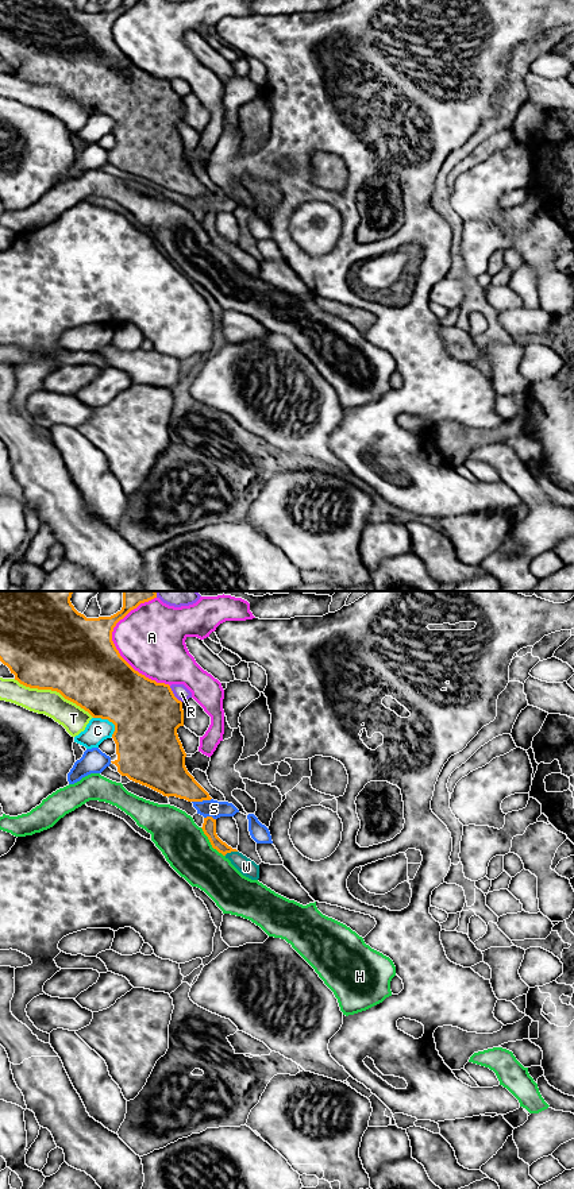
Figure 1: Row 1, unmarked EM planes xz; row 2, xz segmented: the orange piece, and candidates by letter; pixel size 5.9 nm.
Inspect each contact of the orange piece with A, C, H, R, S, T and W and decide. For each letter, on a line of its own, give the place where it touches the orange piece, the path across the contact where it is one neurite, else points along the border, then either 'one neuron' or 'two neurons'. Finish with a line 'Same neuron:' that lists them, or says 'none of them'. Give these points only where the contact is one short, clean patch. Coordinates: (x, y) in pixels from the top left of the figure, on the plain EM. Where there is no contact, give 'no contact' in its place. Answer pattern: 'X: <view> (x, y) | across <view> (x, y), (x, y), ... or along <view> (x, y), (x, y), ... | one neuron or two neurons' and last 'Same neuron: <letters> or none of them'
A: xz (119, 49) | two neurons
C: xz (110, 116) | two neurons
H: xz (211, 239) | two neurons
R: xz (173, 89) | two neurons
S: xz (201, 196) | two neurons
T: xz (54, 85) | two neurons
W: xz (230, 247) | across xz (210, 219), (212, 232), (230, 247), (246, 262) | one neuron
Same neuron: W

